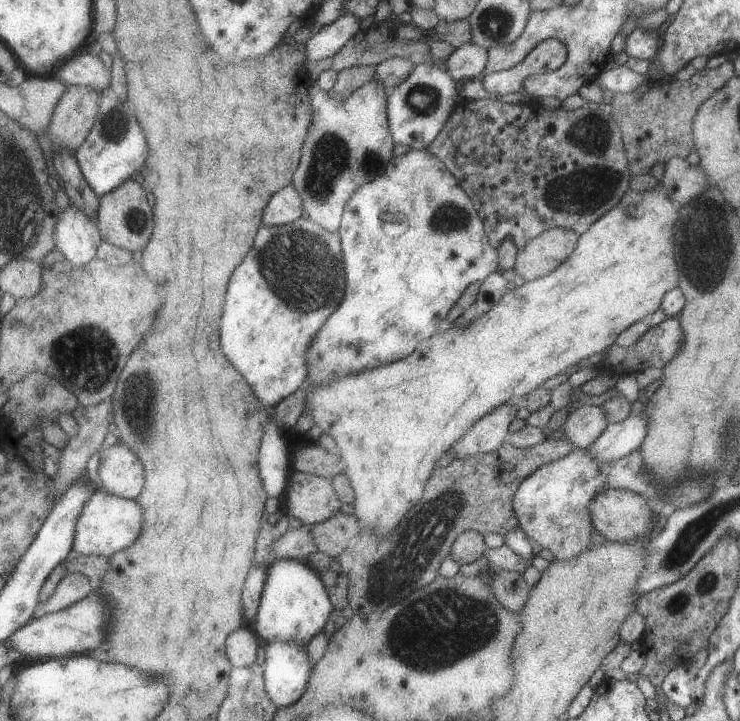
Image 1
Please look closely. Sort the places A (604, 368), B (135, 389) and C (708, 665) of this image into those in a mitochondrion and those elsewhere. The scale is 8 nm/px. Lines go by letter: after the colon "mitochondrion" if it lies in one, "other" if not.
A: other
B: mitochondrion
C: other

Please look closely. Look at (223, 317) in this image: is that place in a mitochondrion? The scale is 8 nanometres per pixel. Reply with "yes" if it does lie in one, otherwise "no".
no

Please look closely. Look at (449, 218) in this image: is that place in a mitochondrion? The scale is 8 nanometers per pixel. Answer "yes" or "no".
yes

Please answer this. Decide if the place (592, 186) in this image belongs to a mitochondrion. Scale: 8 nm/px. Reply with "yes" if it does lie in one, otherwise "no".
yes

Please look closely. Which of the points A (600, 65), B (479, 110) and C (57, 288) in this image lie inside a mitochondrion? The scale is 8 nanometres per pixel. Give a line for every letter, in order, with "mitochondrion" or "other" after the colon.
A: other
B: other
C: other

